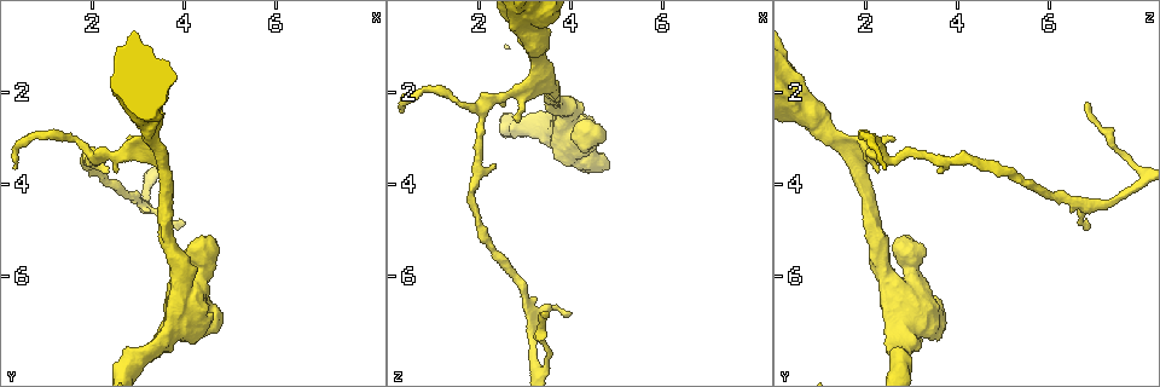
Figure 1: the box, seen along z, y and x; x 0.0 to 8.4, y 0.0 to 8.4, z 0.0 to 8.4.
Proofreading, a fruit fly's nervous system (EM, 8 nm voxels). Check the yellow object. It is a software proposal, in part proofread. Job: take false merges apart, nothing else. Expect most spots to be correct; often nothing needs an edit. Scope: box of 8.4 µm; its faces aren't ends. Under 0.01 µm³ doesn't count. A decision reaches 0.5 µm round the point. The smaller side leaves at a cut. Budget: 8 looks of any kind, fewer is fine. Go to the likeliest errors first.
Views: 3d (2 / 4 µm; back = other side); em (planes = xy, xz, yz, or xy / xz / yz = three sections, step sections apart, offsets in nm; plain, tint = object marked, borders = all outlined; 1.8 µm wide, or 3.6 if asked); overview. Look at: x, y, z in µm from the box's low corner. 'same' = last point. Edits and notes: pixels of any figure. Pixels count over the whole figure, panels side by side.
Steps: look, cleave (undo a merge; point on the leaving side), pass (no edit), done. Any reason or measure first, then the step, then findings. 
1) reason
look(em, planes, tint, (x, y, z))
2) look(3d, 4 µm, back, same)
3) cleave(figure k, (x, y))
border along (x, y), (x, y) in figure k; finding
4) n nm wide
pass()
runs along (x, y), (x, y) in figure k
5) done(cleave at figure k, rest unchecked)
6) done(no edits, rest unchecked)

thin neck
look(em, 3.6 µm, planes, plain, (3.95, 6.15, 2.55))

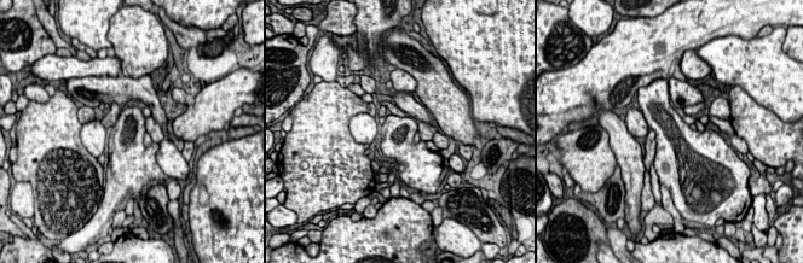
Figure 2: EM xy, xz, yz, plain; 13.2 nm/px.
with the object marked
look(em, 3.6 µm, planes, tint, same)

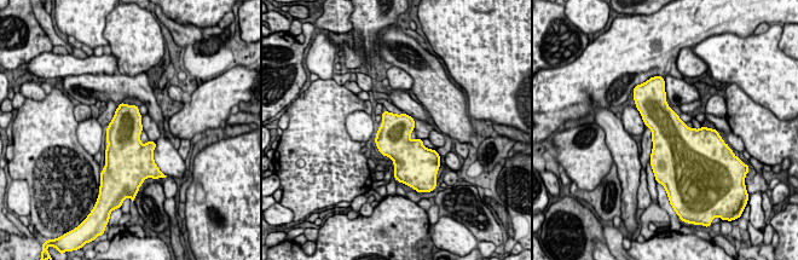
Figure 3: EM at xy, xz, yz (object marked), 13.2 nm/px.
440 nm wide
pass()
continuous, no second cell

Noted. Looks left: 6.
three-way junction
look(em, planes, tint, (2.10, 3.45, 2.40))

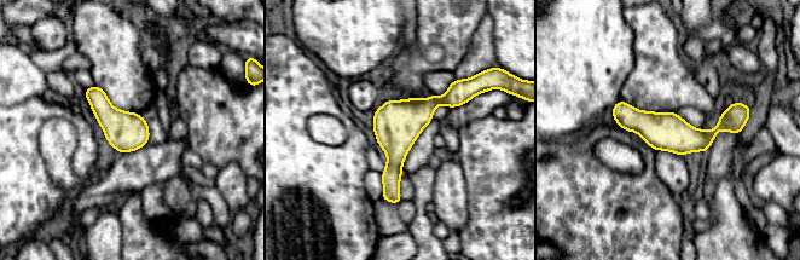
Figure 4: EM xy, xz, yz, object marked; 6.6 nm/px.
pass()
one cell here

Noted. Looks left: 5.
a fork
look(em, 3.6 µm, planes, borders, (3.15, 4.45, 6.75))

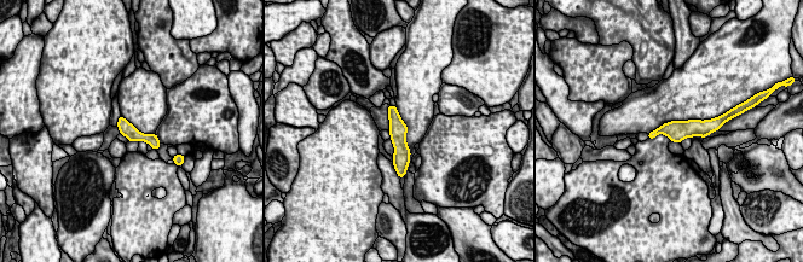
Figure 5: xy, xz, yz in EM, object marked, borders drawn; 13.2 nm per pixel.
pass()
runs along (391, 109), (398, 129), (398, 163) in figure 5; one cell here

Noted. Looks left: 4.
done(no edits, rest unchecked)

